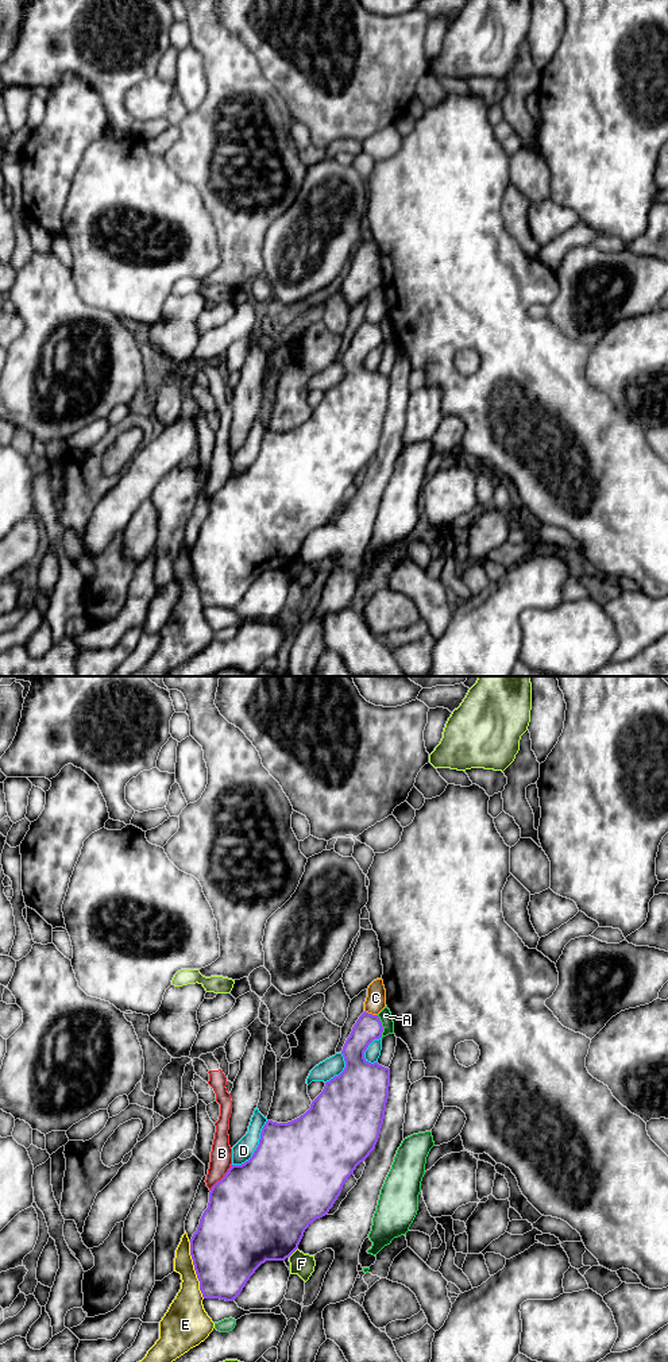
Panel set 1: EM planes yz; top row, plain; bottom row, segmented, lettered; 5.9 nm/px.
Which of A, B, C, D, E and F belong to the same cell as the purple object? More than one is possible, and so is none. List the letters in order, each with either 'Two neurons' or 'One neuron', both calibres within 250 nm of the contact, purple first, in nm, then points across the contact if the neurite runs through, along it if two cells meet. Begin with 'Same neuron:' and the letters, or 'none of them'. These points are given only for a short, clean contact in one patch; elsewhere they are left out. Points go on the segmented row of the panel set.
Same neuron: none of them
A: Two neurons. Thickness 160 nm (purple) against 80 nm
B: Two neurons. Thickness 500 nm (purple) against 130 nm
C: Two neurons. Thickness 160 nm (purple) against 120 nm. Boundary: yz (365, 1010), (377, 1015)
D: Two neurons. Thickness 500 nm (purple) against 120 nm
E: Two neurons. Thickness 420 nm (purple) against 200 nm
F: Two neurons. Thickness 480 nm (purple) against 130 nm

